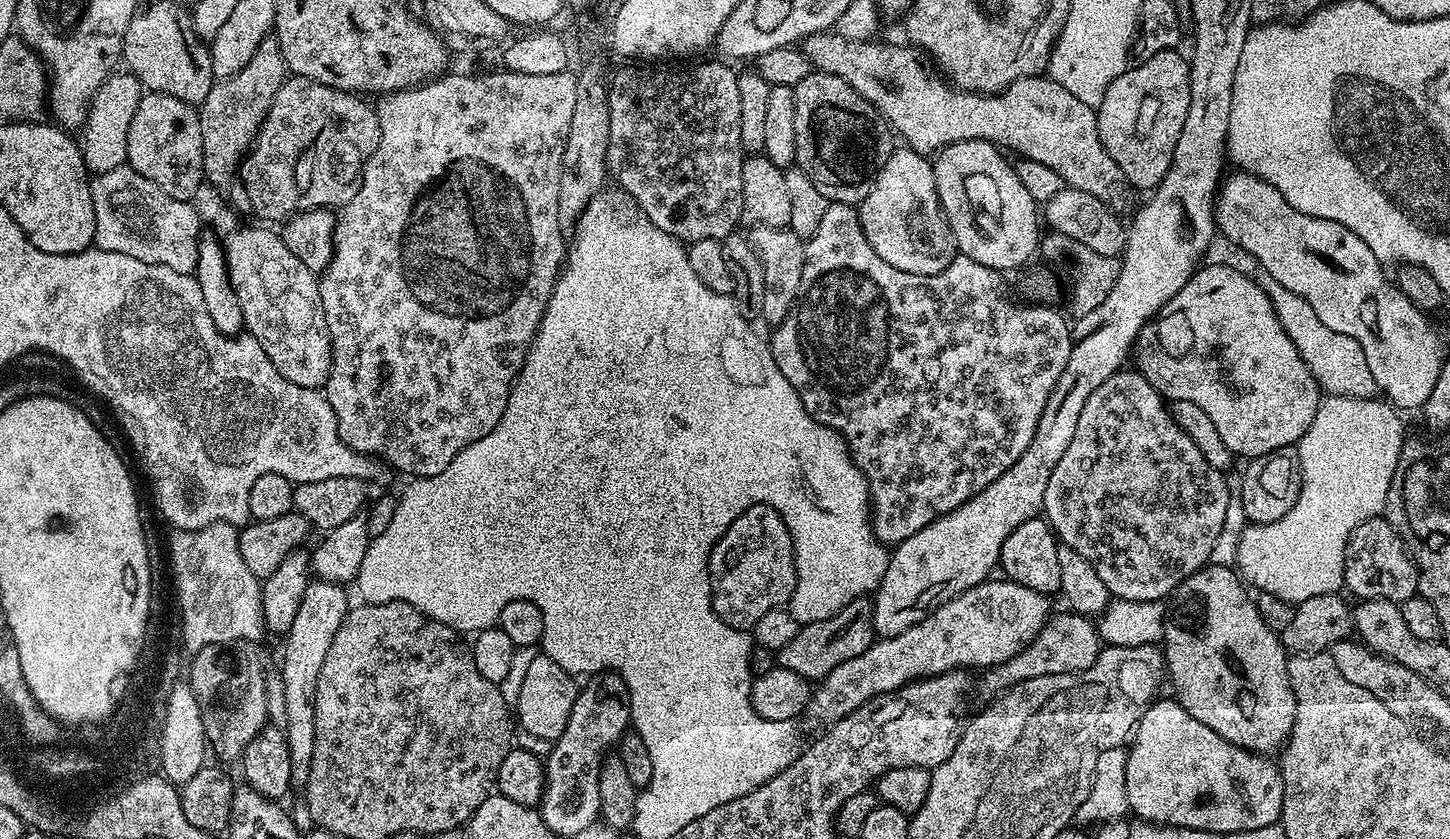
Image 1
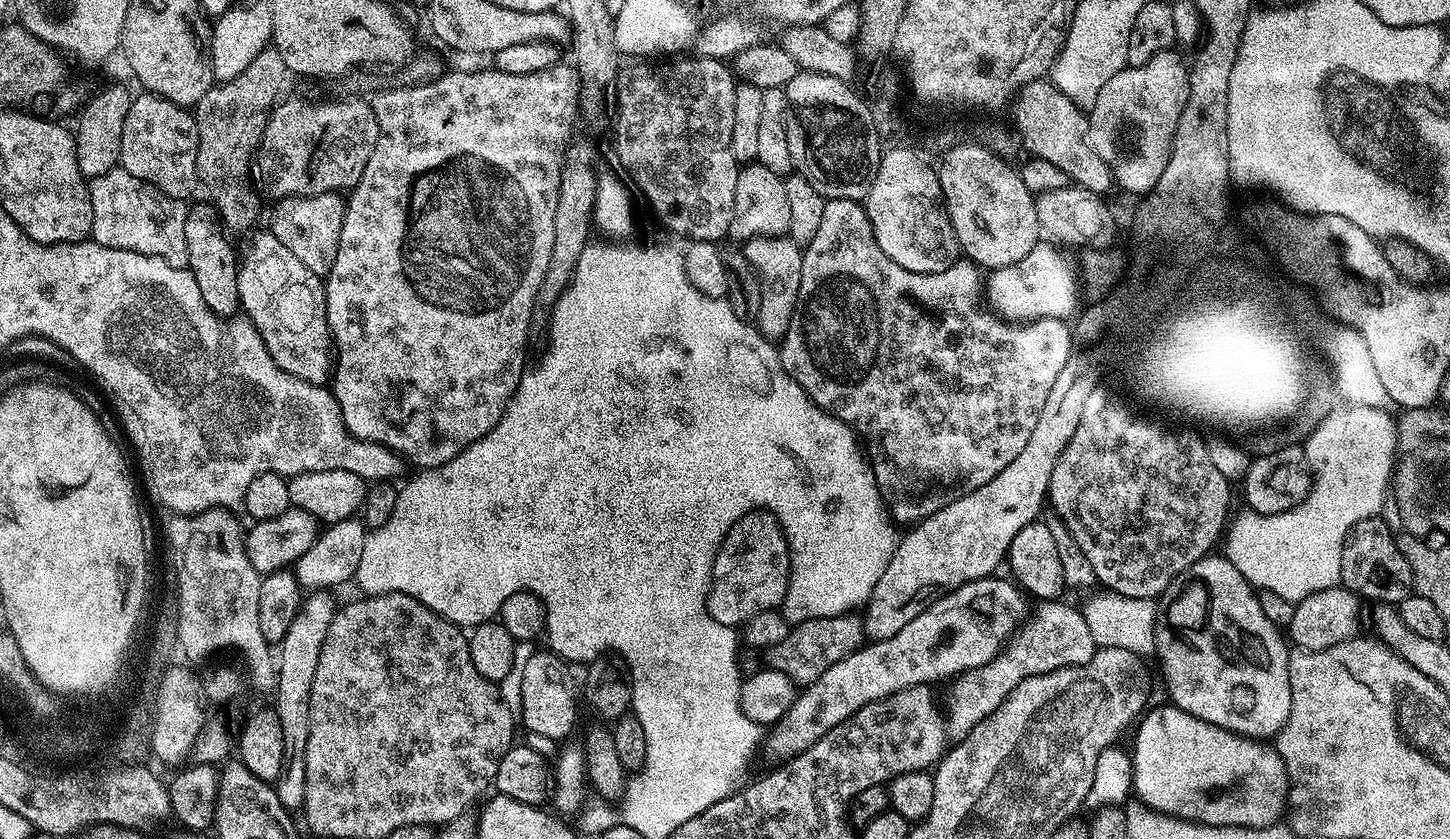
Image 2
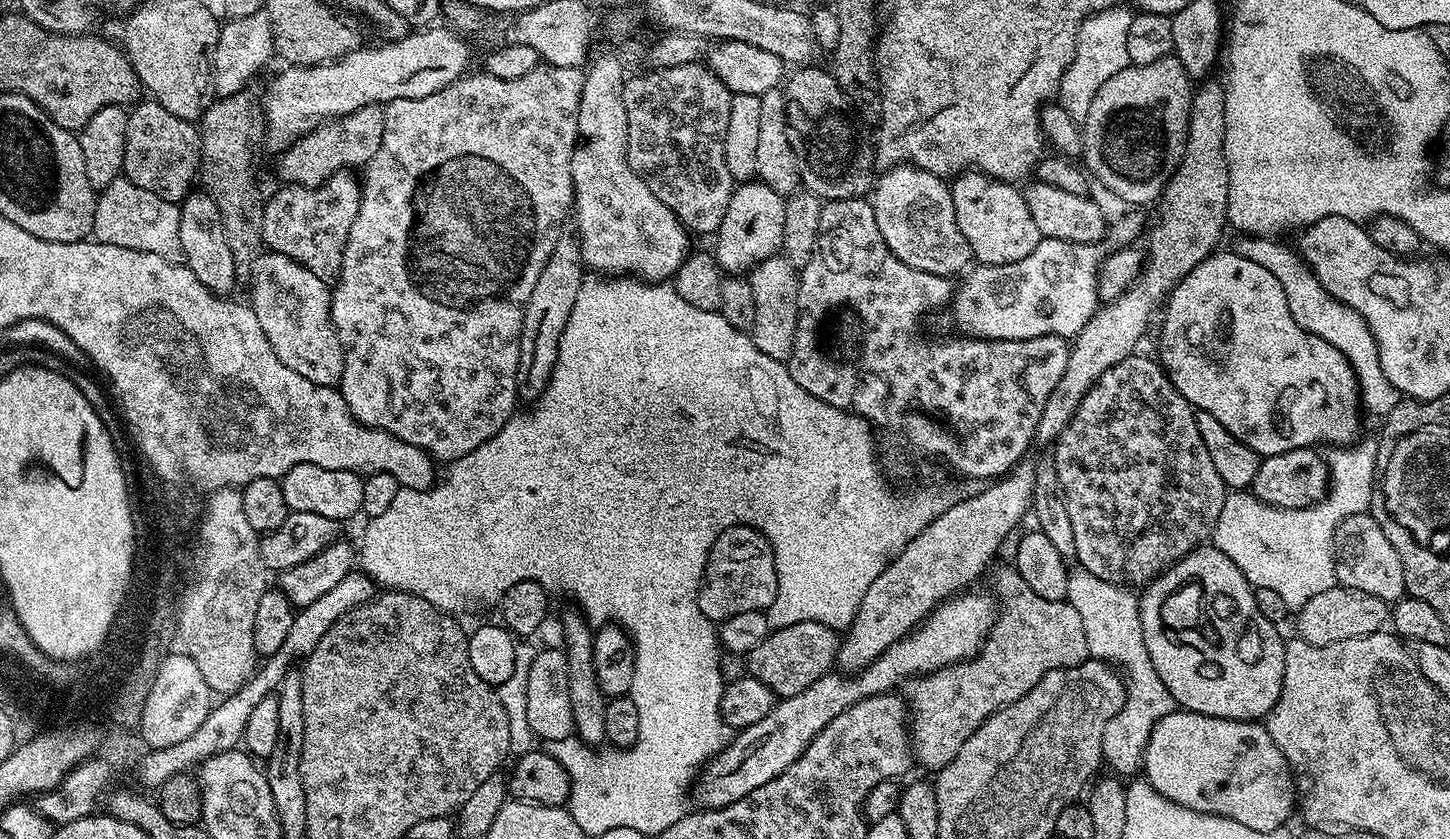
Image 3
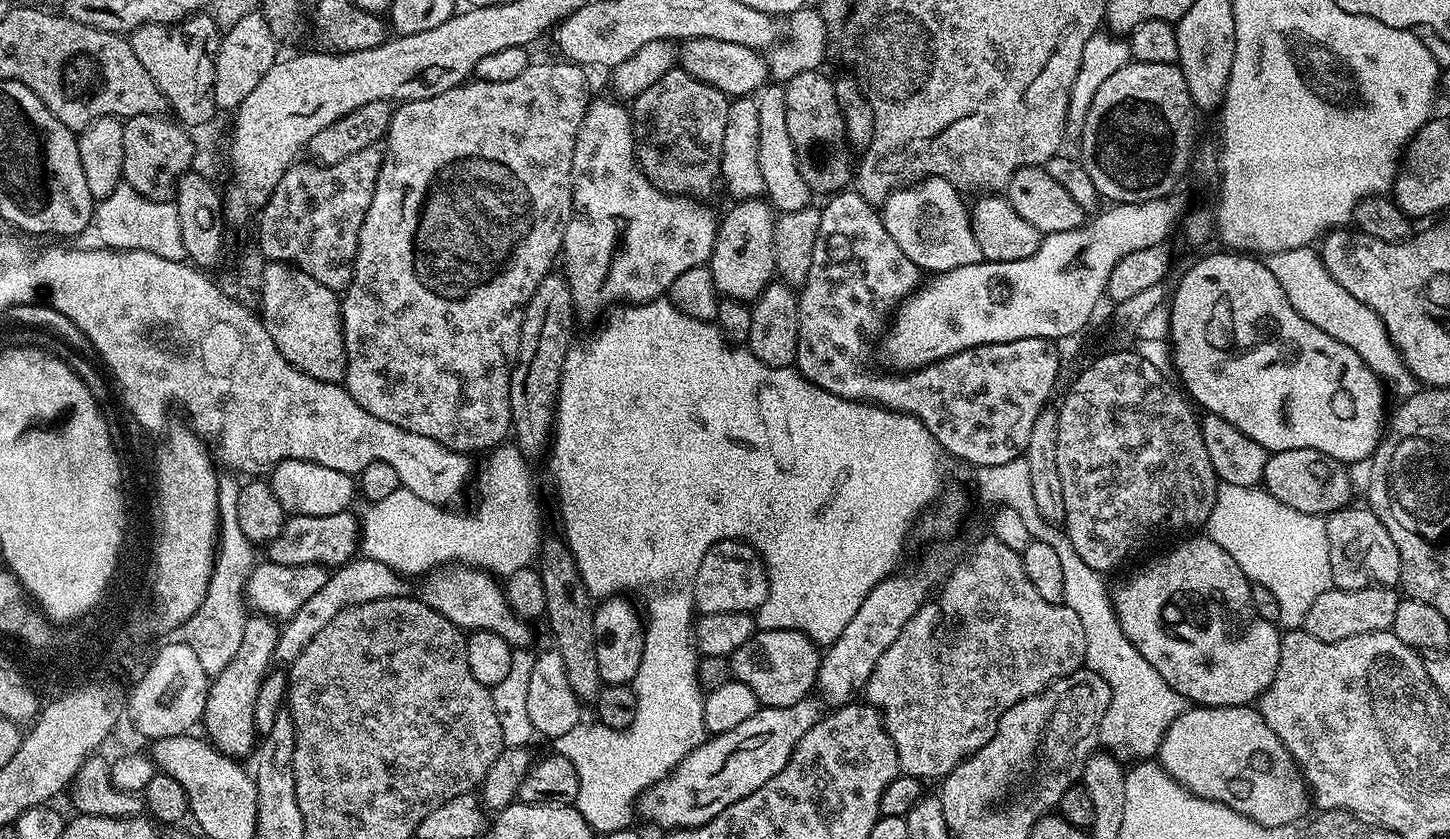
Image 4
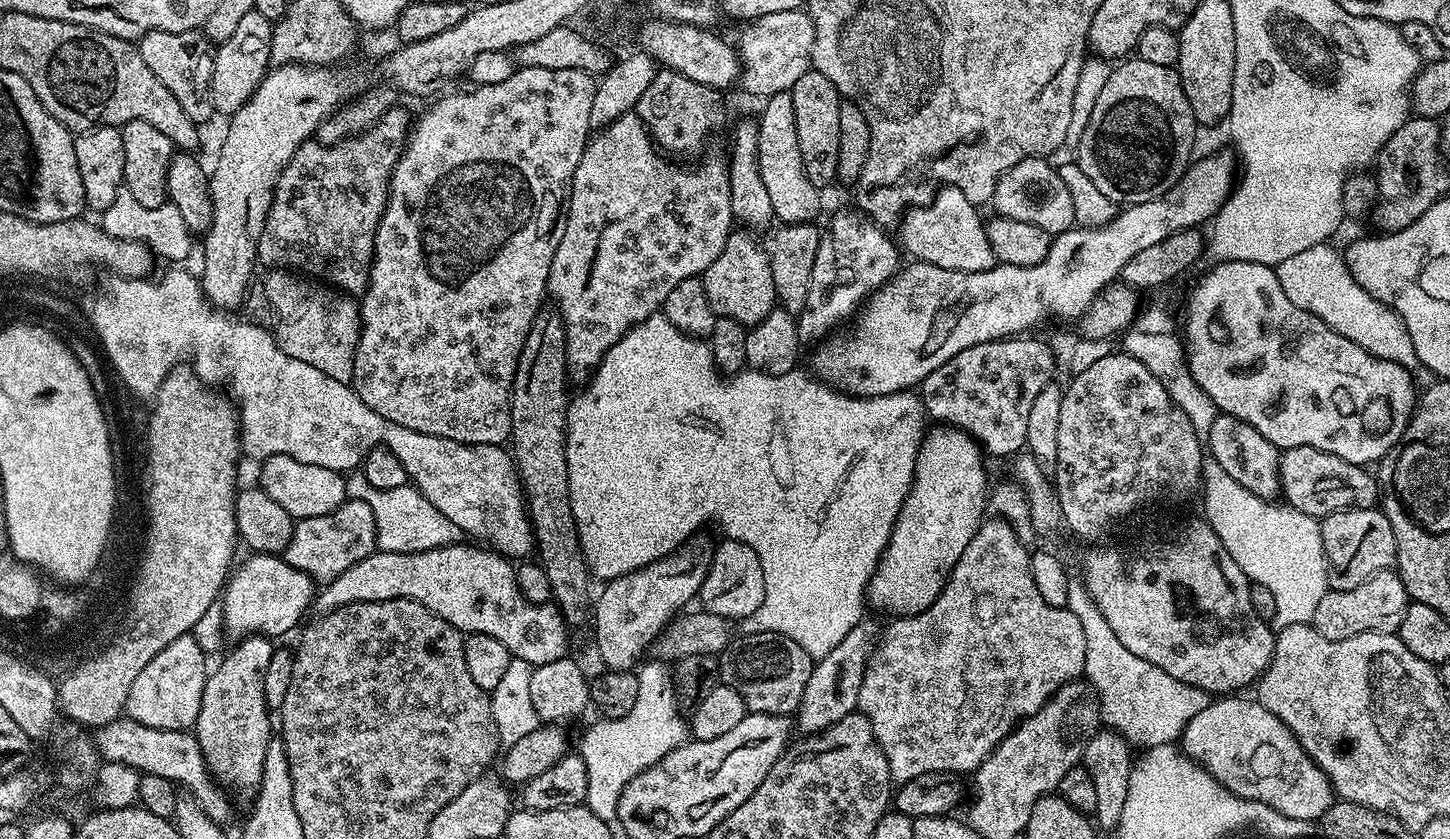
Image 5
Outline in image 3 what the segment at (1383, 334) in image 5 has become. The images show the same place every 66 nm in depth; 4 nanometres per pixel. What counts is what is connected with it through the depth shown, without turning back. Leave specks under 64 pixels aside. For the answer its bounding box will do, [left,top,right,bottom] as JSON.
[1230,234,1402,418]

